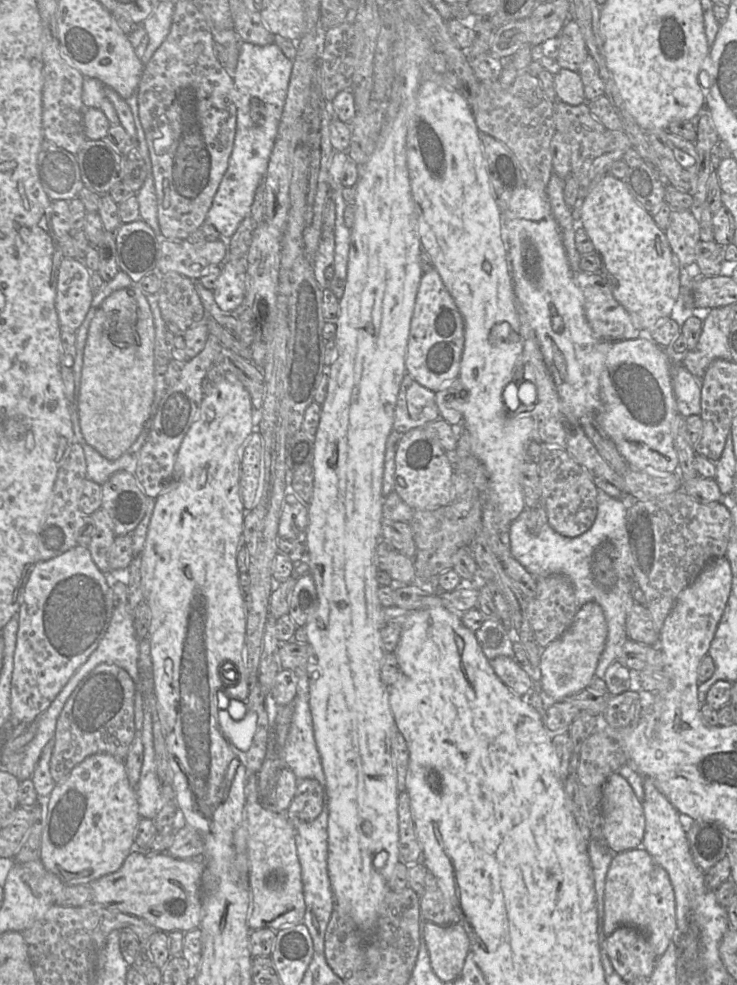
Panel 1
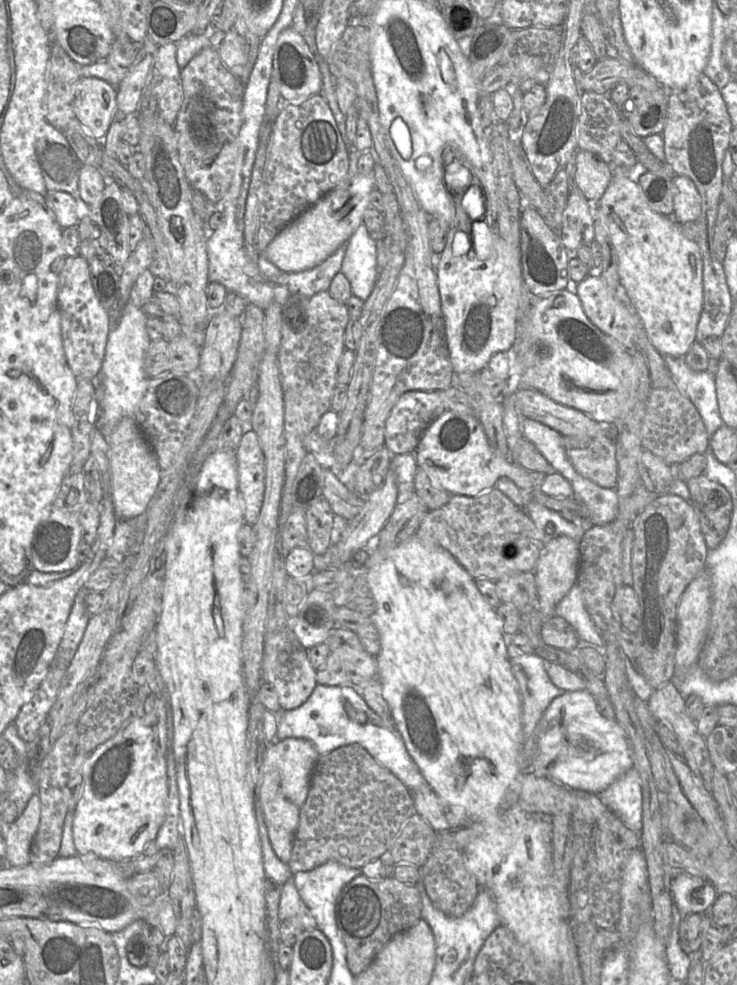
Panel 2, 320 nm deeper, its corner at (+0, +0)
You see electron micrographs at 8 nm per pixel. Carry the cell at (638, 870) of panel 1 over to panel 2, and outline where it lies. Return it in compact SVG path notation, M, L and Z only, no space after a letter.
M687 873L678 874L671 880L670 892L682 917L691 913L709 913L718 896L710 881Z

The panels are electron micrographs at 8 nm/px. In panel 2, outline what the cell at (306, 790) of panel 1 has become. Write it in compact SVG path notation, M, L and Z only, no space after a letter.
M360 745L341 746L320 755L314 765L309 793L300 811L287 864L293 874L312 870L329 861L361 869L368 862L379 859L390 851L403 826L415 813L412 793L398 777Z

